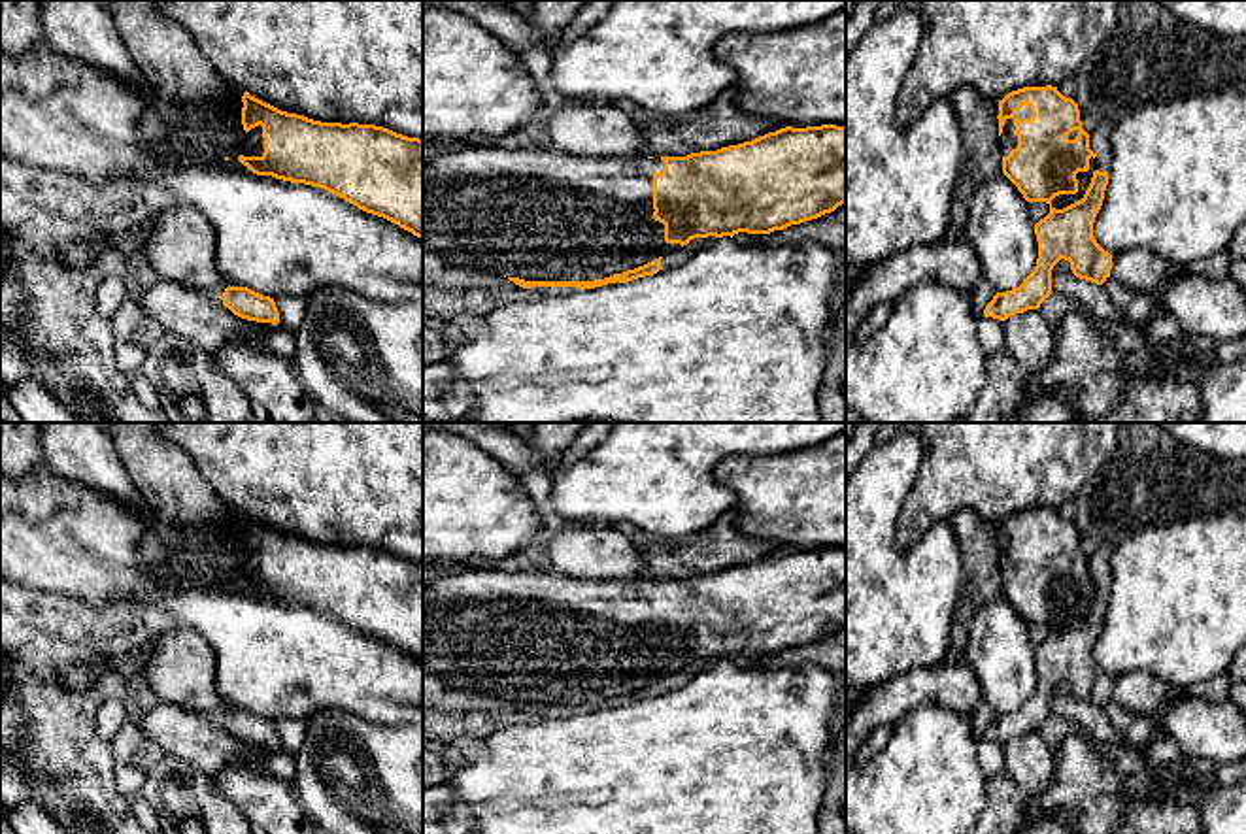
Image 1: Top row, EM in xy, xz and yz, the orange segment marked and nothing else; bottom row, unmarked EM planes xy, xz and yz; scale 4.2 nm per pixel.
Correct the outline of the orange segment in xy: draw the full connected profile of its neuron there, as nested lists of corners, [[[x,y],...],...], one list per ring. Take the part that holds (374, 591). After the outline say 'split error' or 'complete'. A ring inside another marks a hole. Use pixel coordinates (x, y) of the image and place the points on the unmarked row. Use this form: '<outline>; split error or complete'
[[[232,506],[227,534],[247,555],[238,583],[253,596],[325,611],[423,660],[423,562],[287,536]]]; split error

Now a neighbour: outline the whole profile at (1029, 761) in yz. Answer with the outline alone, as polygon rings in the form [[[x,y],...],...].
[[[1027,732],[1002,743],[1004,772],[1027,796],[1044,794],[1053,777],[1053,749],[1040,732]]]

